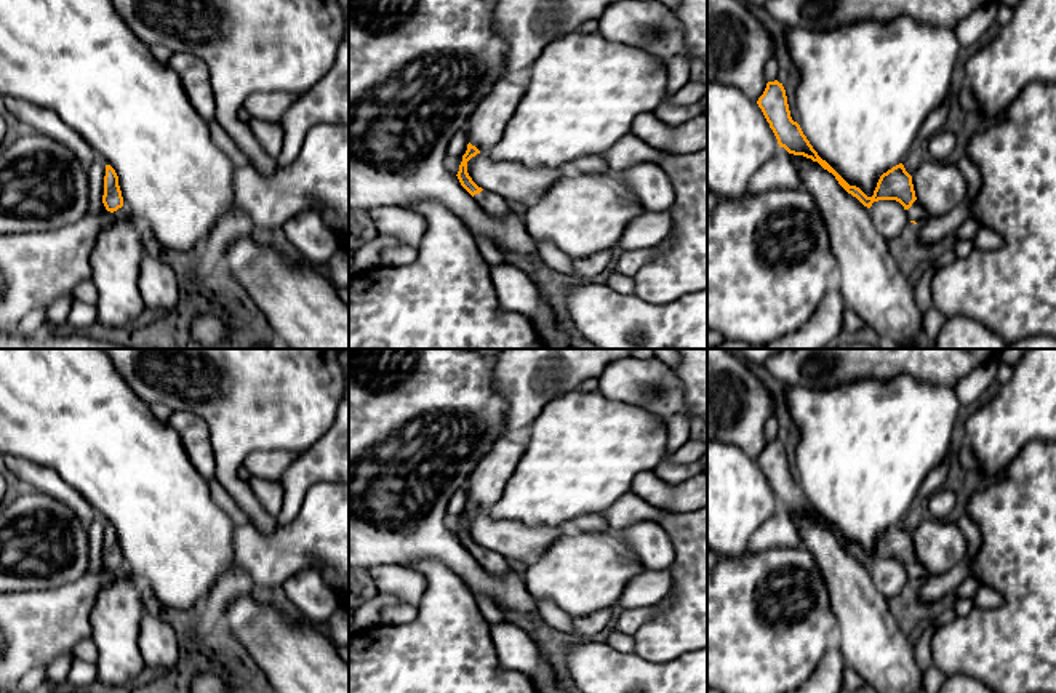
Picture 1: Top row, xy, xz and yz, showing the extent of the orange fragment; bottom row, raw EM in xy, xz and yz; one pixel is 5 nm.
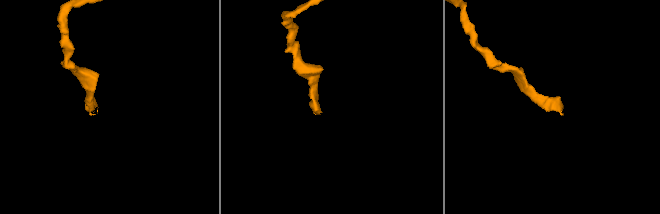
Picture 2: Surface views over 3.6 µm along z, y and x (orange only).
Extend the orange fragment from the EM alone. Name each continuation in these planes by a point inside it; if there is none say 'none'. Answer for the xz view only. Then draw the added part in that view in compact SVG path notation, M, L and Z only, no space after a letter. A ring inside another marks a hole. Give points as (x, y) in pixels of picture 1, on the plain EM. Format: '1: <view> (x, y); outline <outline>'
1: xz (493, 562); outline M482 549L480 552L475 552L474 557L485 570L493 575L504 576L510 571L507 559L498 552Z

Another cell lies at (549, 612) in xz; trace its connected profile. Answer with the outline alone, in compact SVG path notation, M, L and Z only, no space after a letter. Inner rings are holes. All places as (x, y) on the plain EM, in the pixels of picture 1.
M534 599L539 618L555 631L566 632L571 627L571 618L547 599Z

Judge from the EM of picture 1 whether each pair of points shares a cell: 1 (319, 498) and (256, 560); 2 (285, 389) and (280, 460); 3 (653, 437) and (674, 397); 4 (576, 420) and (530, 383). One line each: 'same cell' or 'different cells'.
1: same cell
2: different cells
3: different cells
4: different cells

